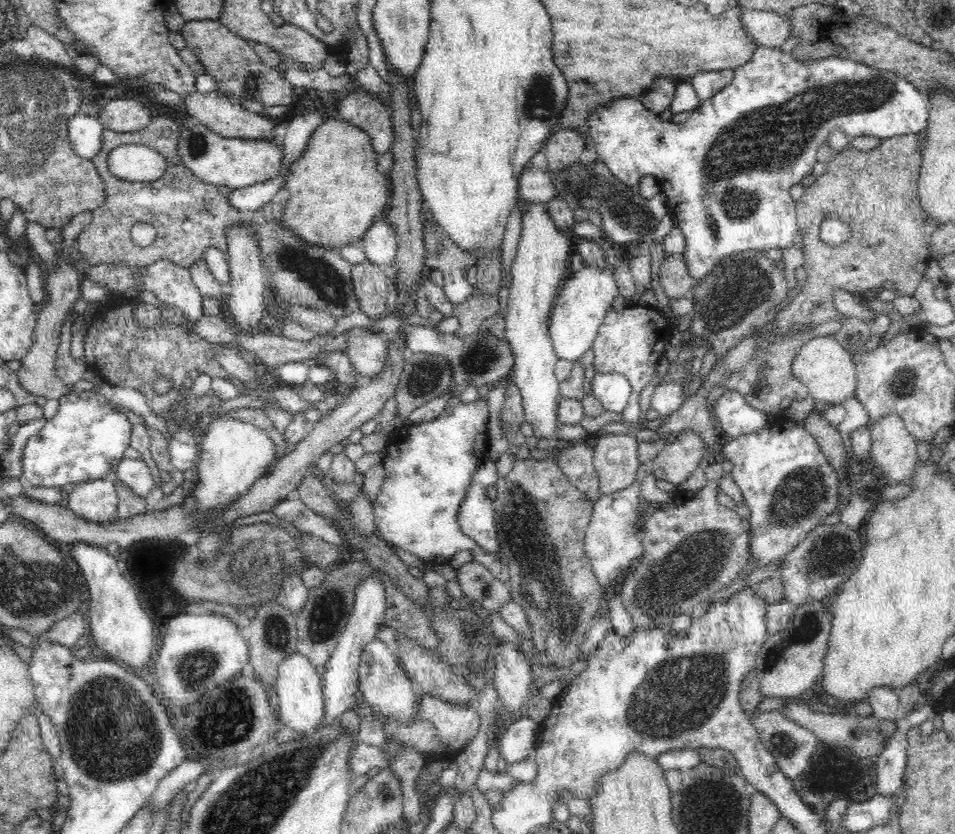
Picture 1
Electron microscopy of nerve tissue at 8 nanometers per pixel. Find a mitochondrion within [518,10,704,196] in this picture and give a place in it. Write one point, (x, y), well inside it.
(540, 103)

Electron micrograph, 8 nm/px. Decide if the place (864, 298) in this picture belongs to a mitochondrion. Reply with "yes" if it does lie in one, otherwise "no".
no

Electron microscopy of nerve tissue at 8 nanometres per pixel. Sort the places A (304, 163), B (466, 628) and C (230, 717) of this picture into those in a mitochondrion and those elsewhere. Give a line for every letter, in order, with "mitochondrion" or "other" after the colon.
A: other
B: mitochondrion
C: mitochondrion

